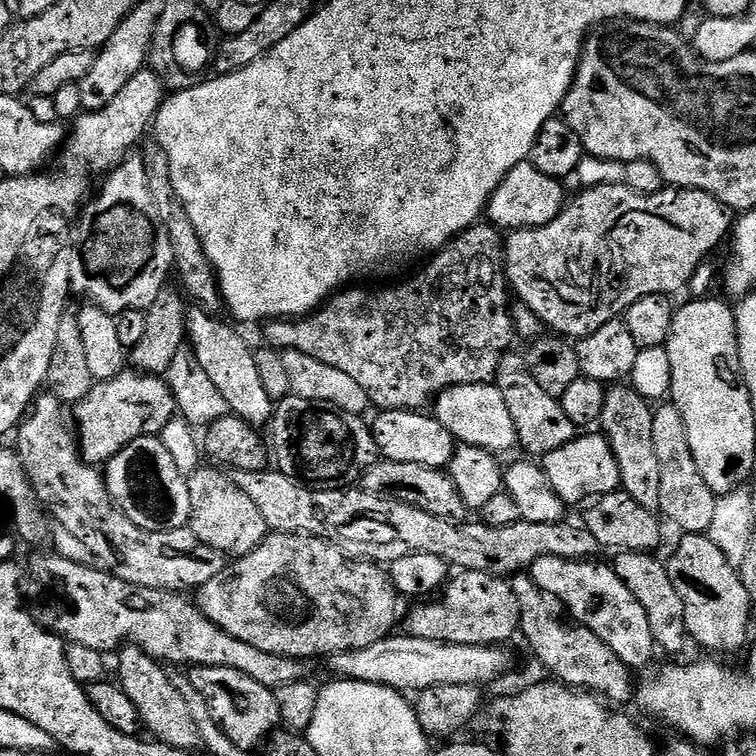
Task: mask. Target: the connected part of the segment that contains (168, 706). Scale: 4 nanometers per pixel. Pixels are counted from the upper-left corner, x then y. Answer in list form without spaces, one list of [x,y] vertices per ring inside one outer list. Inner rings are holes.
[[[125,646],[119,649],[120,677],[118,683],[120,689],[130,697],[130,702],[140,715],[140,723],[145,729],[153,732],[159,743],[166,746],[174,746],[178,750],[186,750],[189,754],[195,753],[195,748],[201,747],[198,725],[190,715],[190,706],[182,699],[182,694],[172,684],[169,669],[159,660],[146,655],[135,646]]]

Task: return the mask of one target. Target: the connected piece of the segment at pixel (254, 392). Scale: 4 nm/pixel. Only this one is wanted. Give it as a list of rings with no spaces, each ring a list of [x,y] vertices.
[[[195,306],[189,307],[187,343],[202,365],[202,370],[206,370],[206,375],[214,381],[214,387],[222,393],[222,398],[226,398],[229,413],[241,416],[247,424],[267,425],[272,418],[274,402],[262,386],[253,345],[248,345],[243,334],[235,332],[226,321],[216,319],[220,318],[211,312]]]

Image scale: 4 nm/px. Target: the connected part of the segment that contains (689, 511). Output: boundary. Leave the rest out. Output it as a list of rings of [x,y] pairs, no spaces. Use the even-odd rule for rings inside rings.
[[[664,402],[653,411],[654,418],[654,451],[658,453],[658,466],[662,473],[662,498],[659,511],[669,516],[684,534],[707,533],[713,521],[716,493],[706,486],[706,478],[698,470],[698,462],[694,462],[694,454],[690,450],[690,438],[686,438],[686,422],[676,405]]]

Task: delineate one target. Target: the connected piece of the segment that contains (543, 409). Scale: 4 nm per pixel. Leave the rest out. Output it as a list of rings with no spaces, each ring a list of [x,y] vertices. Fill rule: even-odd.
[[[509,350],[502,362],[498,362],[494,383],[498,390],[502,390],[502,399],[510,409],[510,418],[514,418],[517,445],[521,449],[524,447],[527,455],[543,456],[576,439],[578,430],[574,422],[566,418],[566,410],[562,410],[559,399],[546,394],[546,390],[534,382],[534,374],[530,374],[528,363],[519,351],[516,353],[516,350]]]

